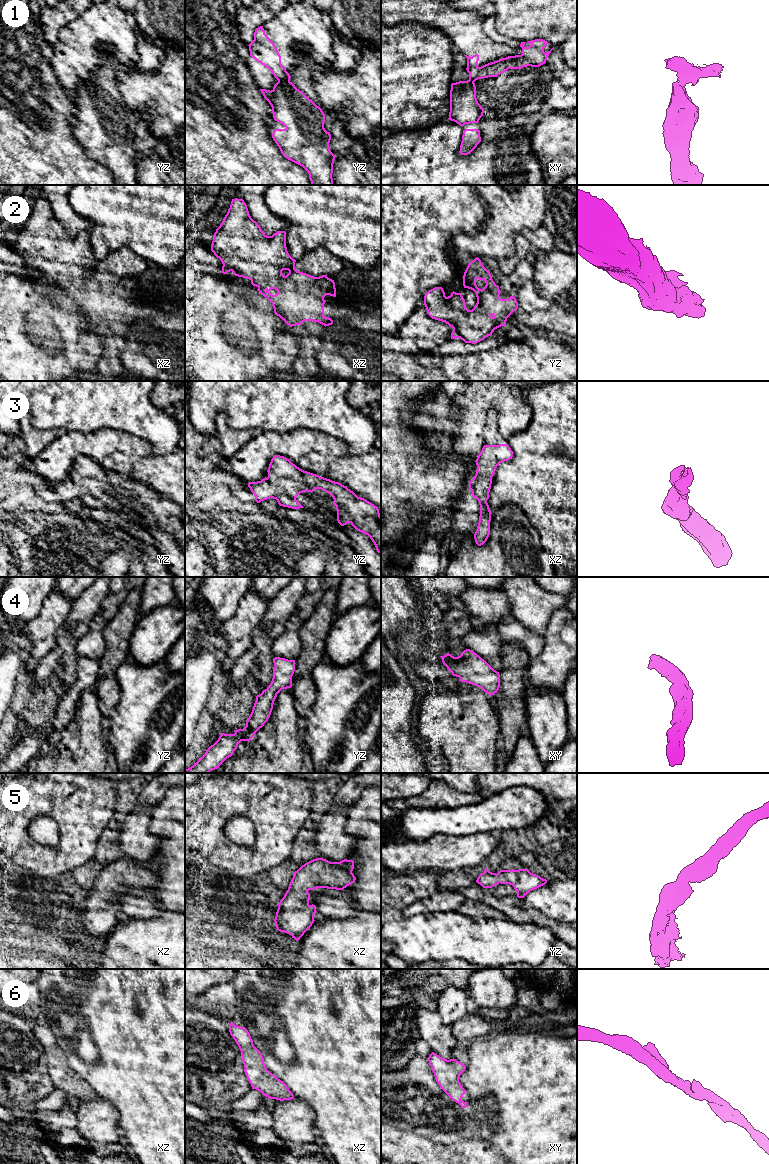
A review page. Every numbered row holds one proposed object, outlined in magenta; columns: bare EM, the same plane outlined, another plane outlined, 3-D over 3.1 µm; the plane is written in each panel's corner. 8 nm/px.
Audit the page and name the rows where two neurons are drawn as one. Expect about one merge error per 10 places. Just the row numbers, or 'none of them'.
1

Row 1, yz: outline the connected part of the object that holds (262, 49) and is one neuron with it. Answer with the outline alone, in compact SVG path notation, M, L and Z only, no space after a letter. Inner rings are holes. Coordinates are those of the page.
M263 26L255 30L254 40L248 46L250 56L267 67L278 81L290 81L291 76L281 64L281 56Z

